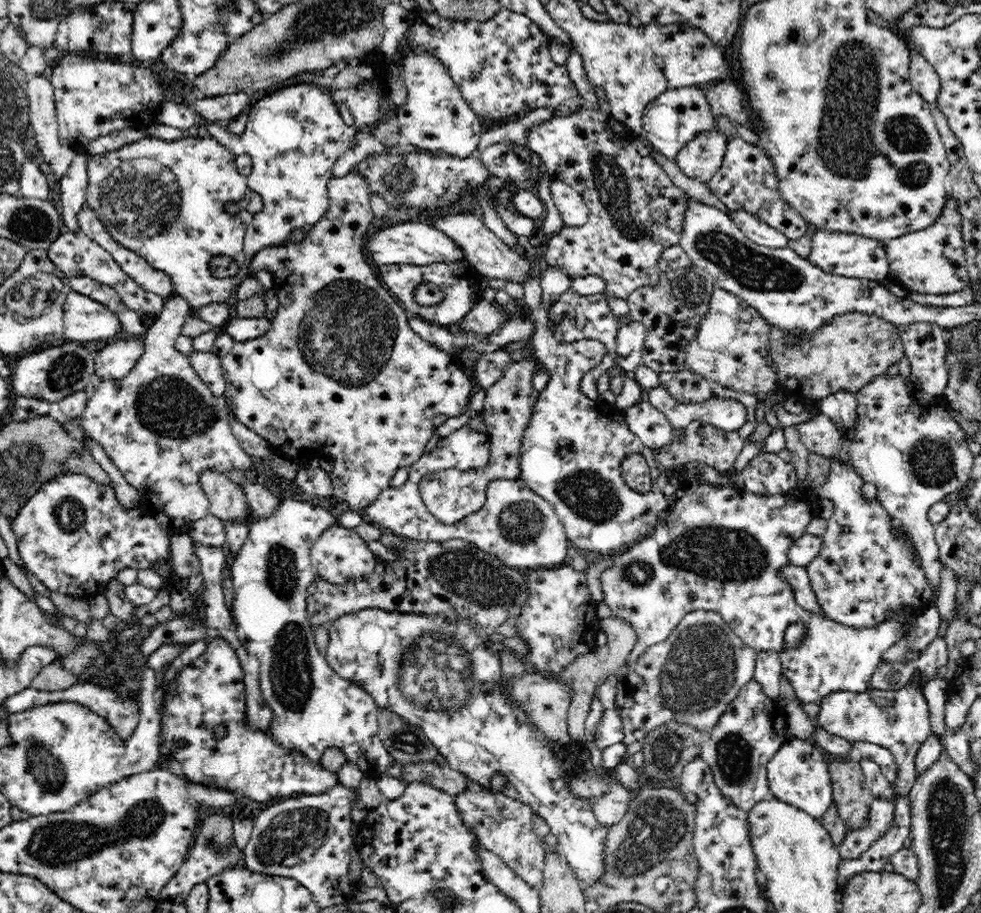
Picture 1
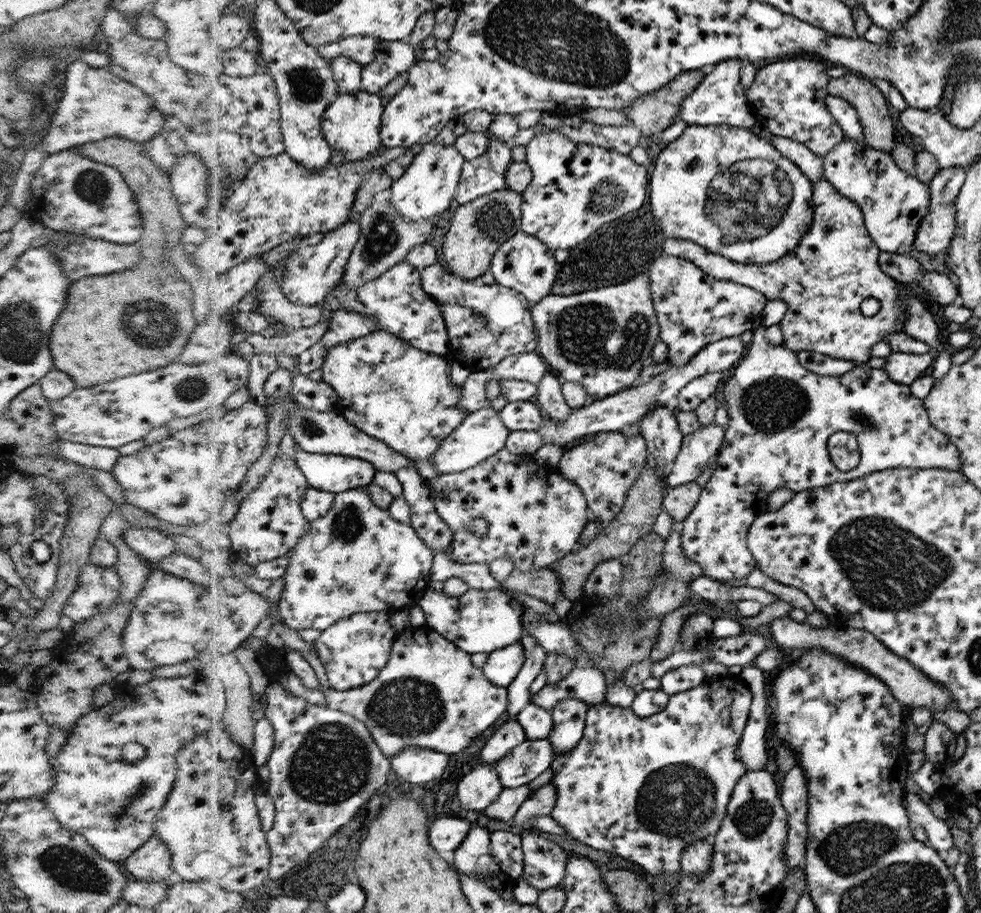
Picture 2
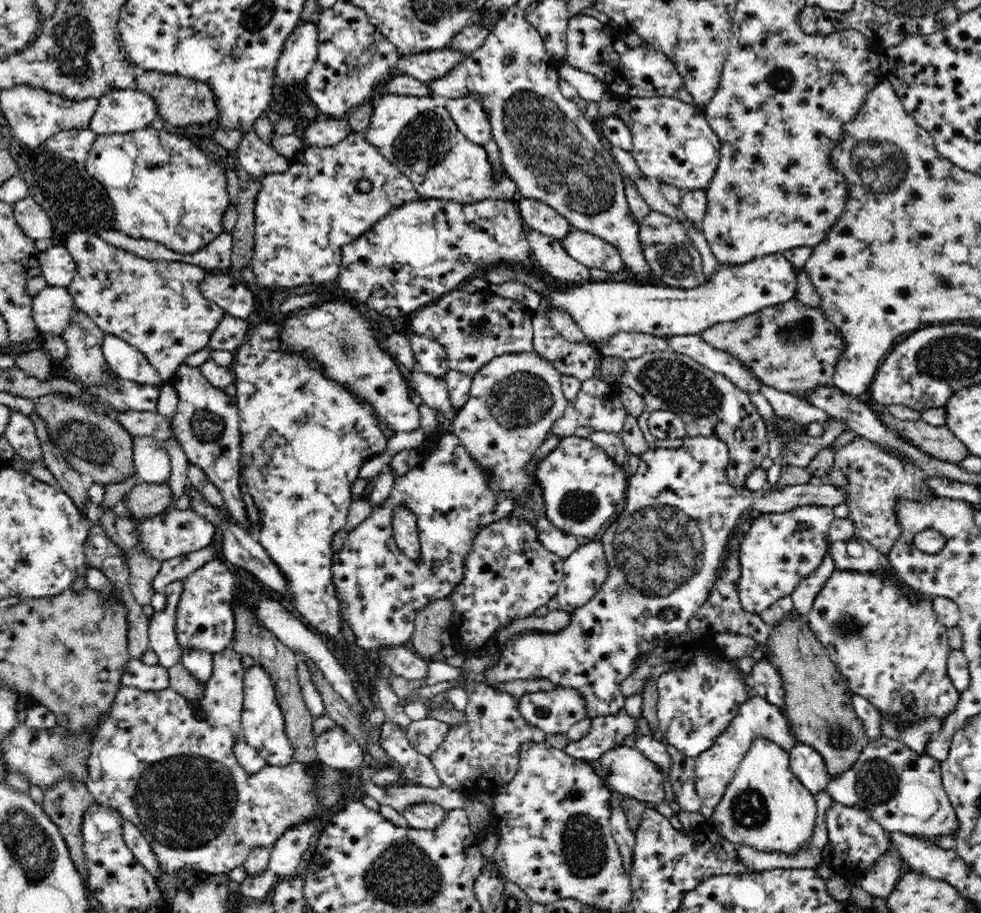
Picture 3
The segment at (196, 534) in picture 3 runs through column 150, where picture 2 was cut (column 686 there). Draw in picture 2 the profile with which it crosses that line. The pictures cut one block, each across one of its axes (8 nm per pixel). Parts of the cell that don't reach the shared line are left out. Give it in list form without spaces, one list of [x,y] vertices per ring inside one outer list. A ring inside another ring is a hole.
[[[759,321],[753,331],[753,337],[750,342],[750,348],[746,351],[746,356],[738,363],[738,366],[734,367],[730,380],[725,383],[724,388],[724,400],[726,400],[725,409],[730,416],[730,422],[728,428],[725,430],[725,437],[723,443],[720,445],[719,452],[717,453],[718,466],[712,473],[712,477],[707,482],[706,487],[701,493],[700,500],[696,504],[696,508],[689,514],[683,521],[683,527],[681,530],[681,545],[684,551],[684,555],[690,560],[693,560],[695,564],[698,564],[702,568],[704,576],[712,578],[712,580],[718,581],[730,581],[730,580],[742,580],[746,578],[754,569],[757,568],[757,559],[753,557],[752,550],[749,548],[748,536],[749,529],[753,526],[753,522],[757,520],[758,515],[766,511],[766,504],[768,498],[773,494],[774,490],[779,488],[788,488],[793,491],[802,491],[808,489],[814,489],[822,486],[828,486],[834,482],[844,482],[847,480],[854,480],[862,478],[867,474],[879,472],[880,470],[894,469],[894,468],[943,468],[944,470],[955,470],[961,472],[961,452],[958,446],[954,444],[937,427],[933,426],[929,415],[927,414],[927,408],[923,399],[918,398],[913,394],[908,385],[894,382],[889,377],[889,374],[883,369],[872,370],[867,362],[858,363],[850,372],[841,374],[840,376],[820,376],[815,372],[806,370],[800,361],[797,354],[786,349],[782,345],[773,345],[767,341],[765,334],[766,327]],[[837,432],[850,432],[856,436],[857,443],[861,452],[861,461],[848,472],[842,472],[836,468],[836,465],[830,458],[827,442],[832,434]]]

